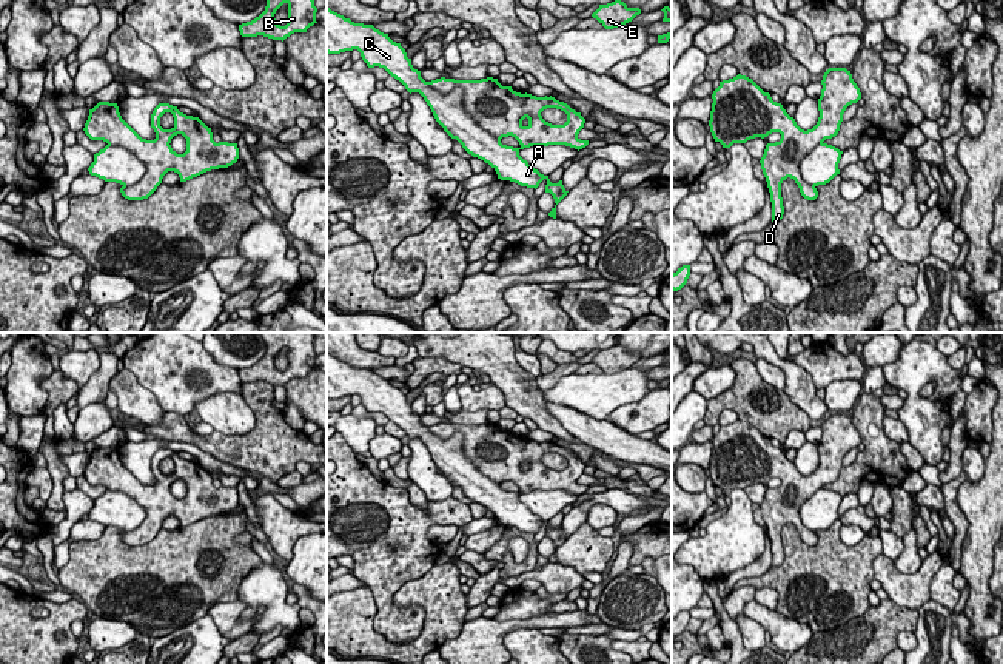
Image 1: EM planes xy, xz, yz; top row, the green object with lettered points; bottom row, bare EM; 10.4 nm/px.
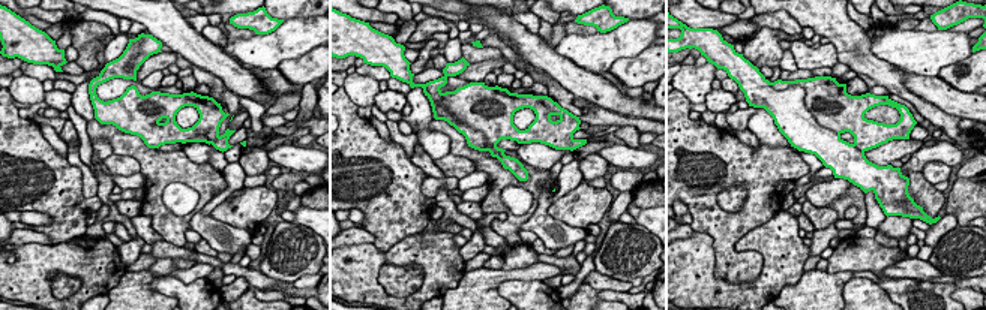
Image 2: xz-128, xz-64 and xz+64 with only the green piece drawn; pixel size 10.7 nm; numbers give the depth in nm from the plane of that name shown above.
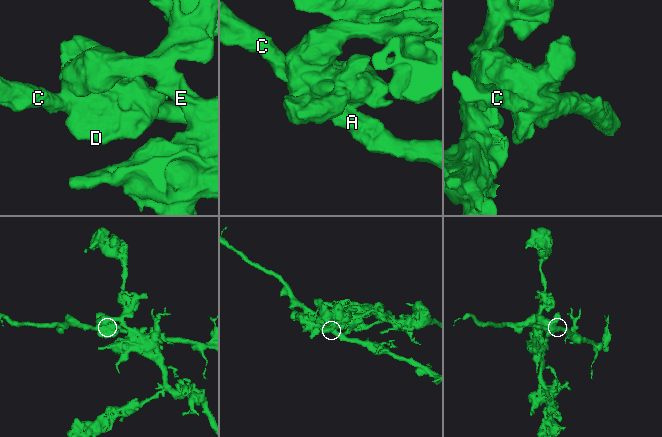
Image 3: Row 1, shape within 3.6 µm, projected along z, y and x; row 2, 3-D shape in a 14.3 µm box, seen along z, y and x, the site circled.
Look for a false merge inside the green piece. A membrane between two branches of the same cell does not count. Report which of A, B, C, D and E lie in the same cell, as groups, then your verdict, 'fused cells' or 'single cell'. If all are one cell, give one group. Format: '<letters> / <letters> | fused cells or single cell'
A C / B D E | fused cells

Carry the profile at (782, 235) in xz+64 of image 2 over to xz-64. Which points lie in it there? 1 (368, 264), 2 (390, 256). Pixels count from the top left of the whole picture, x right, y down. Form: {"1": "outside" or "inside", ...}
{"1": "inside", "2": "inside"}

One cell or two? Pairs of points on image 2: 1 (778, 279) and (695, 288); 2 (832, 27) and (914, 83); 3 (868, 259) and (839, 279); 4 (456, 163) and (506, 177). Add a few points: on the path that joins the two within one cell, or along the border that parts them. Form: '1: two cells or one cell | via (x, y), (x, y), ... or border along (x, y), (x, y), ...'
1: one cell | via (757, 292), (725, 292), (716, 286)
2: two cells | border along (893, 66), (904, 78), (904, 84), (922, 99)
3: two cells | border along (827, 270), (854, 271)
4: two cells | border along (450, 152), (474, 162)

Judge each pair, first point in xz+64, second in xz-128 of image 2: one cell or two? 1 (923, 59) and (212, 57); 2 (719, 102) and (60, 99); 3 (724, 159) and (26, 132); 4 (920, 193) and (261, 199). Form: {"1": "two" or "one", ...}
{"1": "two", "2": "one", "3": "one", "4": "one"}

